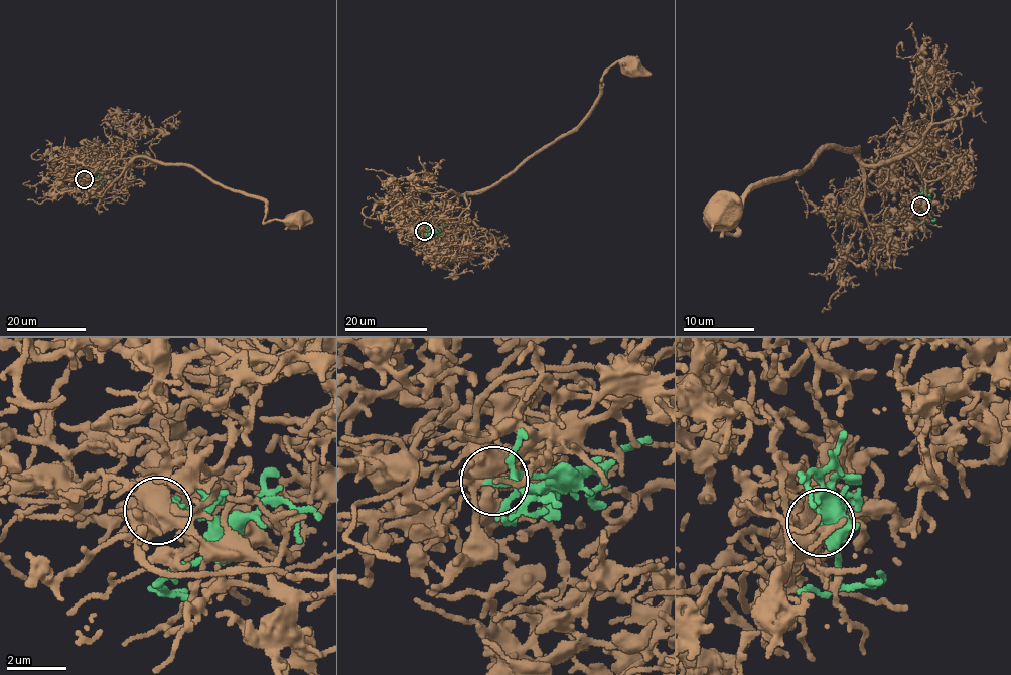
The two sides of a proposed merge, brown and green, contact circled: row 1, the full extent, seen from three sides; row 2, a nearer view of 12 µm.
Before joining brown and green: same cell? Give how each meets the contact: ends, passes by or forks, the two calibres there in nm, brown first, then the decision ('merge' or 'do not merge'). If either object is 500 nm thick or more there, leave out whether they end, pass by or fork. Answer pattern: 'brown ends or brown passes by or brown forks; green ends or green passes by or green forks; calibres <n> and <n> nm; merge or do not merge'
calibres 500 and 240 nm; merge

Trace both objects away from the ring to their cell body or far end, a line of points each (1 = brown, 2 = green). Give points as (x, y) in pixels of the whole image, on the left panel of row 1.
1: (84, 180), (86, 188), (108, 187), (137, 157), (183, 163), (262, 199), (264, 221), (295, 220)
2: (84, 180), (91, 181), (85, 188), (90, 192)

